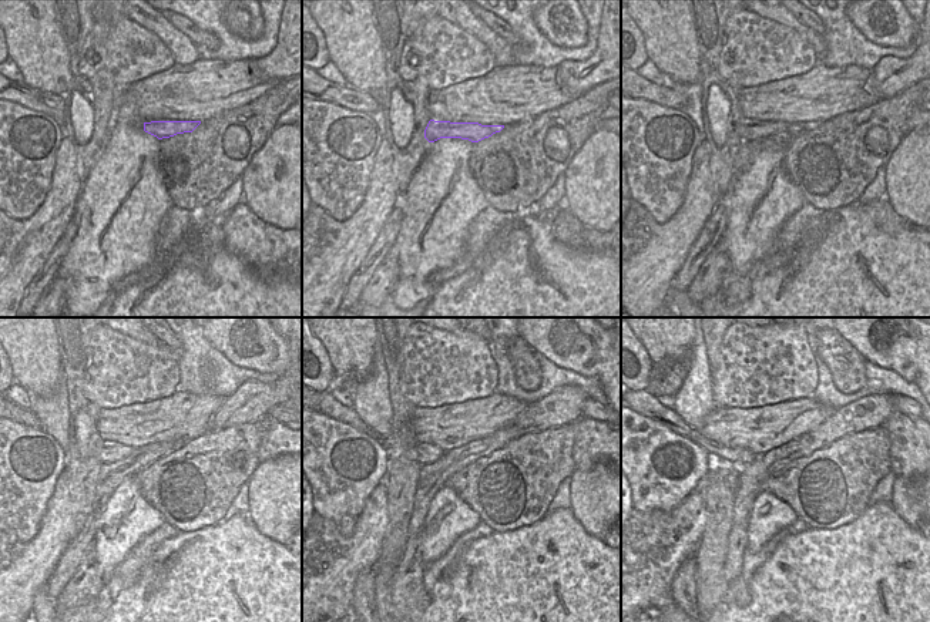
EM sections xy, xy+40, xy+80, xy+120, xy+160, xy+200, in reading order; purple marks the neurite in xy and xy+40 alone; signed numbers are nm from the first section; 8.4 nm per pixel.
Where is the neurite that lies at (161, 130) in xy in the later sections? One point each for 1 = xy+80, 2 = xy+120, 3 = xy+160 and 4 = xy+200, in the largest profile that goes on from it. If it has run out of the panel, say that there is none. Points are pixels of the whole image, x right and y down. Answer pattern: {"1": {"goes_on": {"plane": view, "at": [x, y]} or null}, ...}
{"1": {"goes_on": {"plane": "xy+80", "at": [748, 130]}}, "2": {"goes_on": {"plane": "xy+120", "at": [106, 451]}}, "3": {"goes_on": {"plane": "xy+160", "at": [422, 454]}}, "4": {"goes_on": {"plane": "xy+200", "at": [650, 407]}}}

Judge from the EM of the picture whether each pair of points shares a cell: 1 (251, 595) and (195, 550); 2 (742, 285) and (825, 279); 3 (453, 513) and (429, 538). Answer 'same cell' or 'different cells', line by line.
1: same cell
2: different cells
3: same cell

